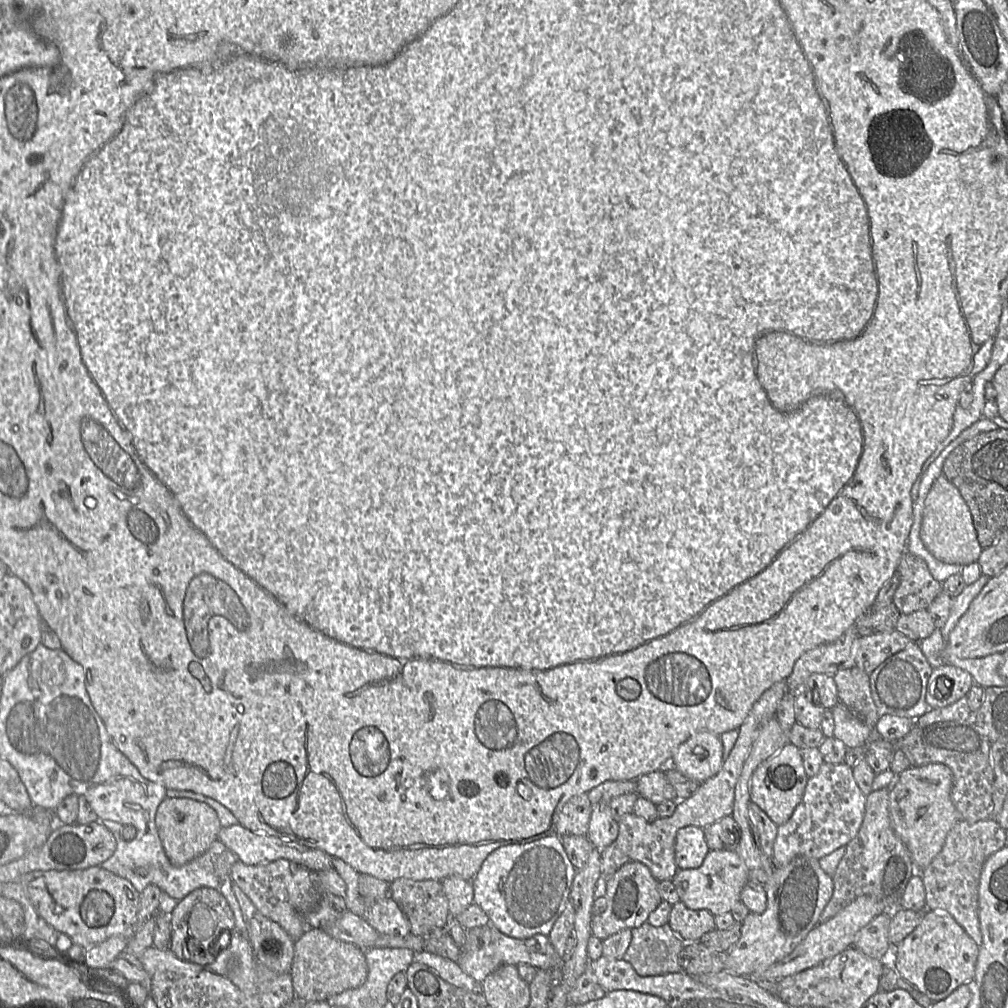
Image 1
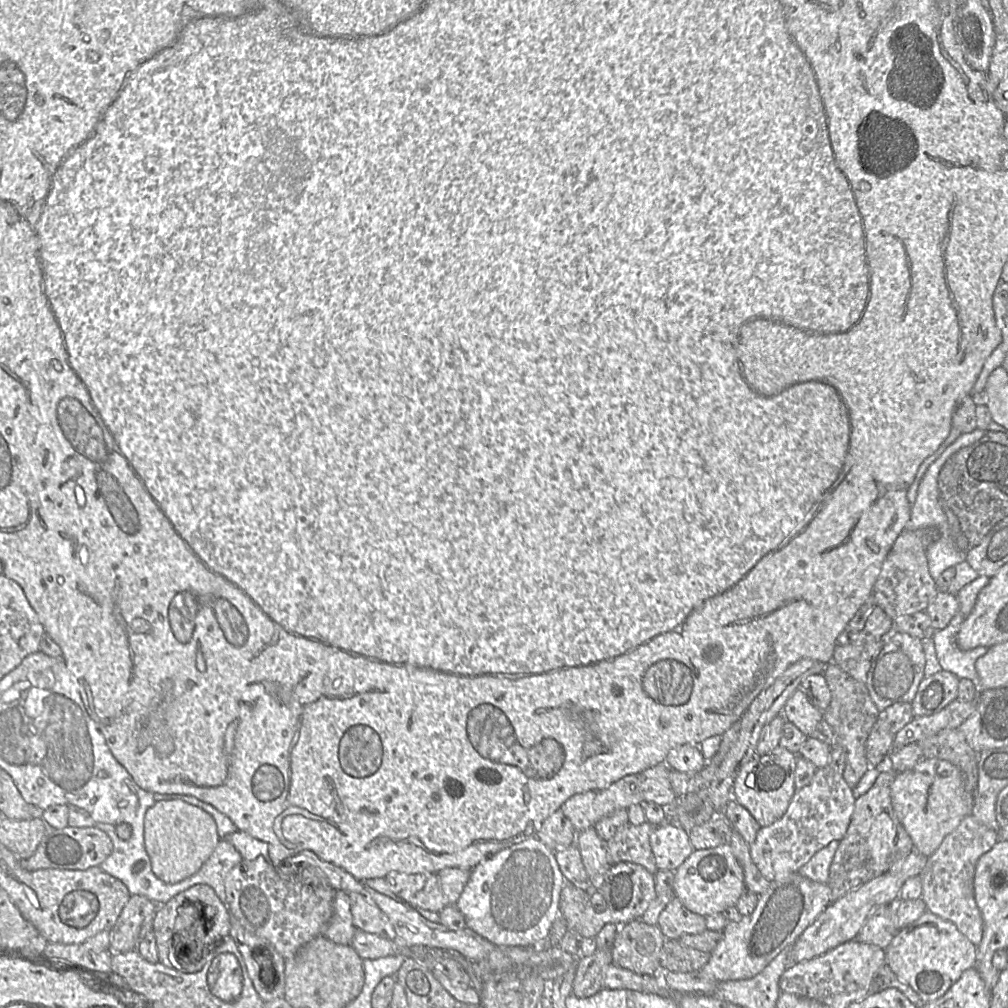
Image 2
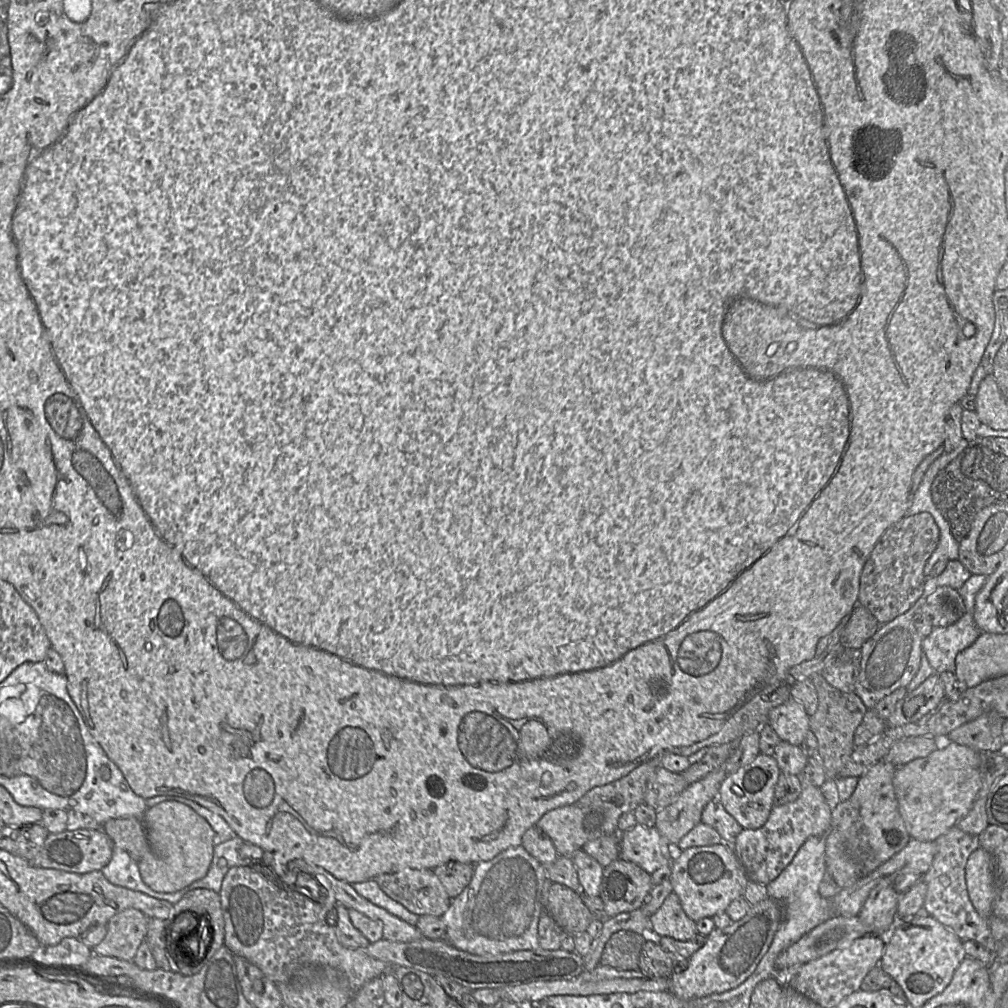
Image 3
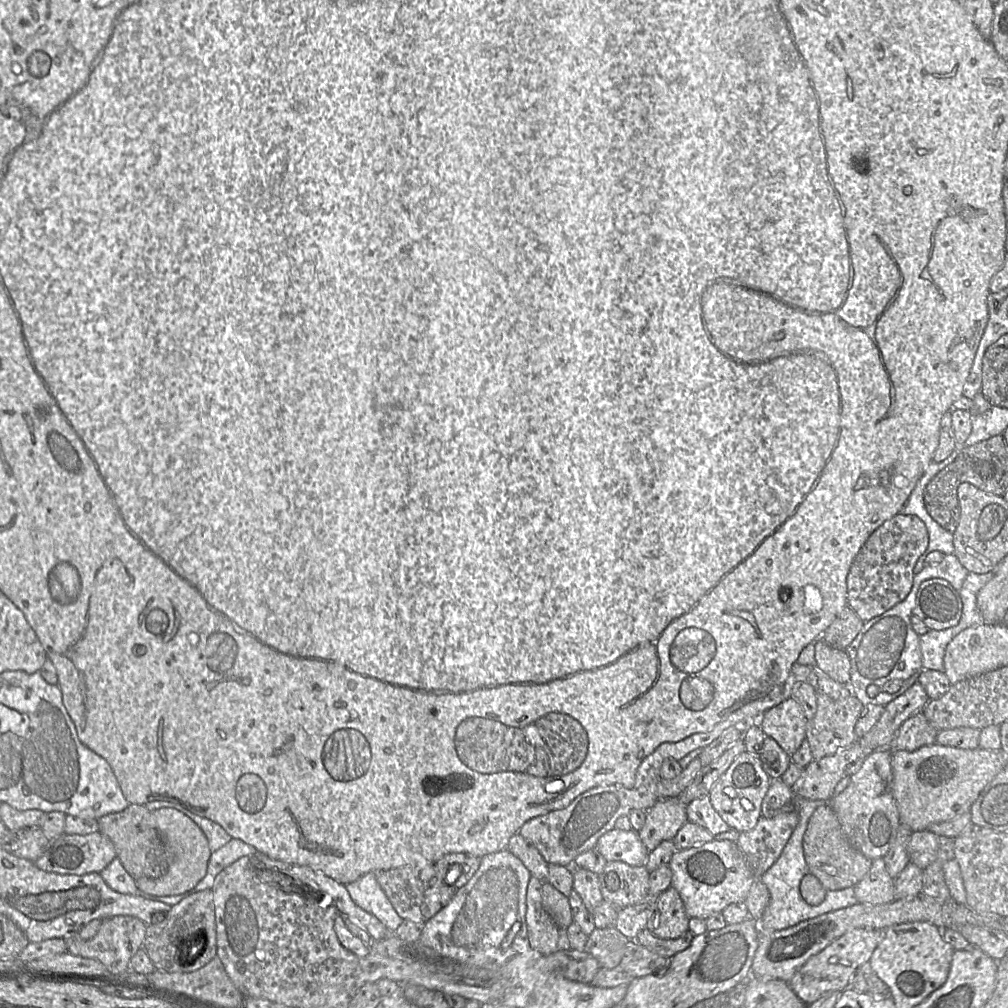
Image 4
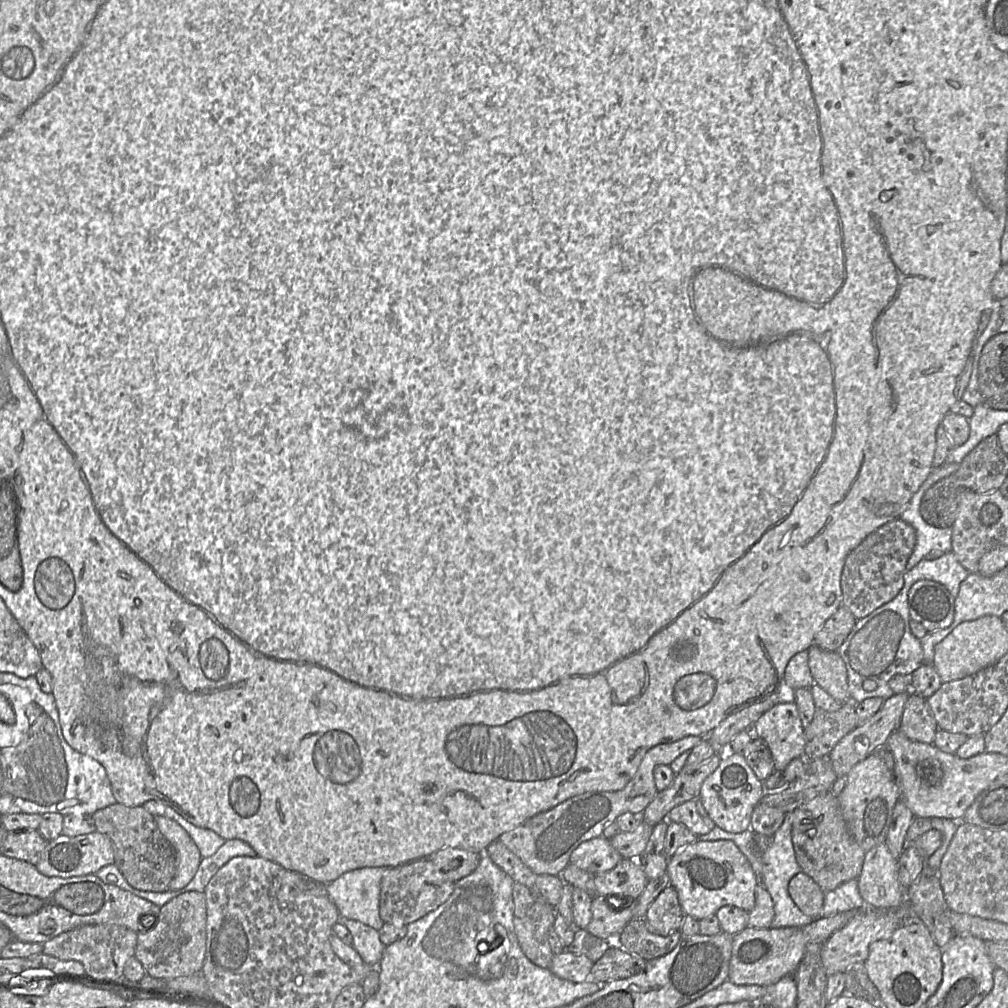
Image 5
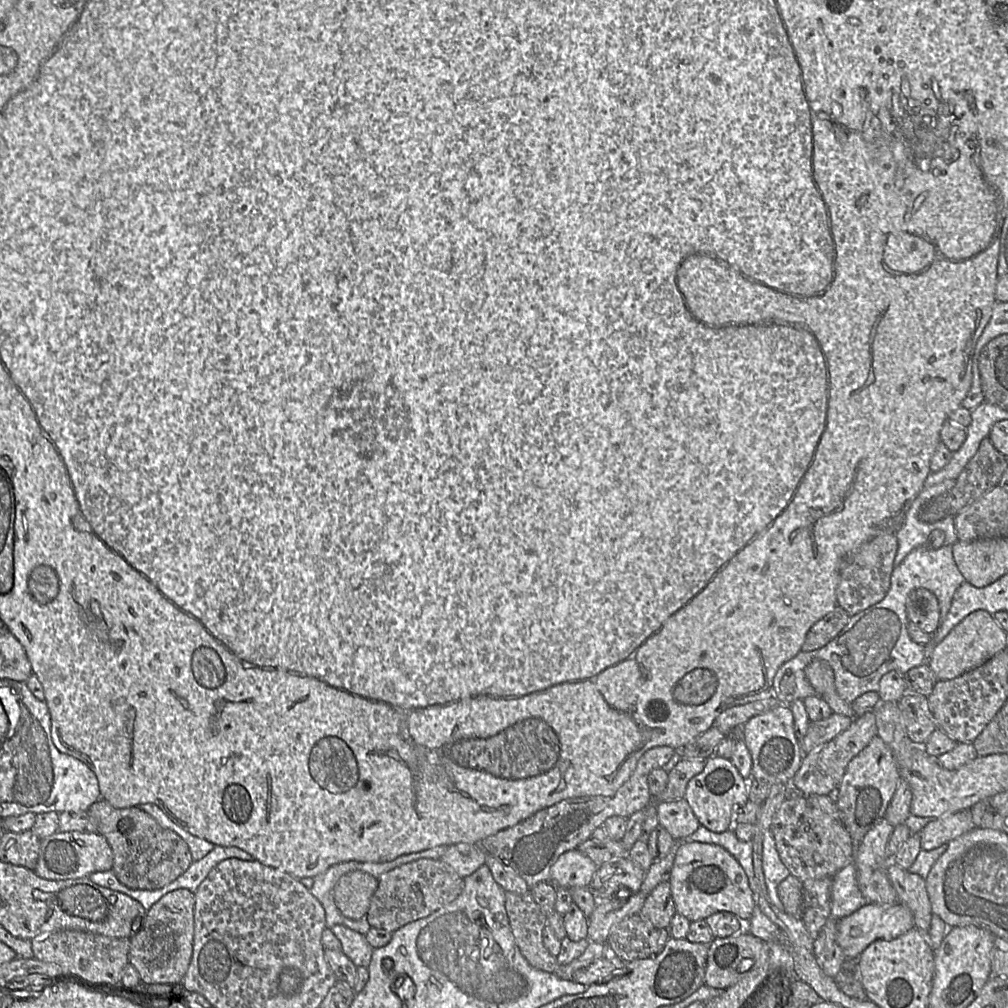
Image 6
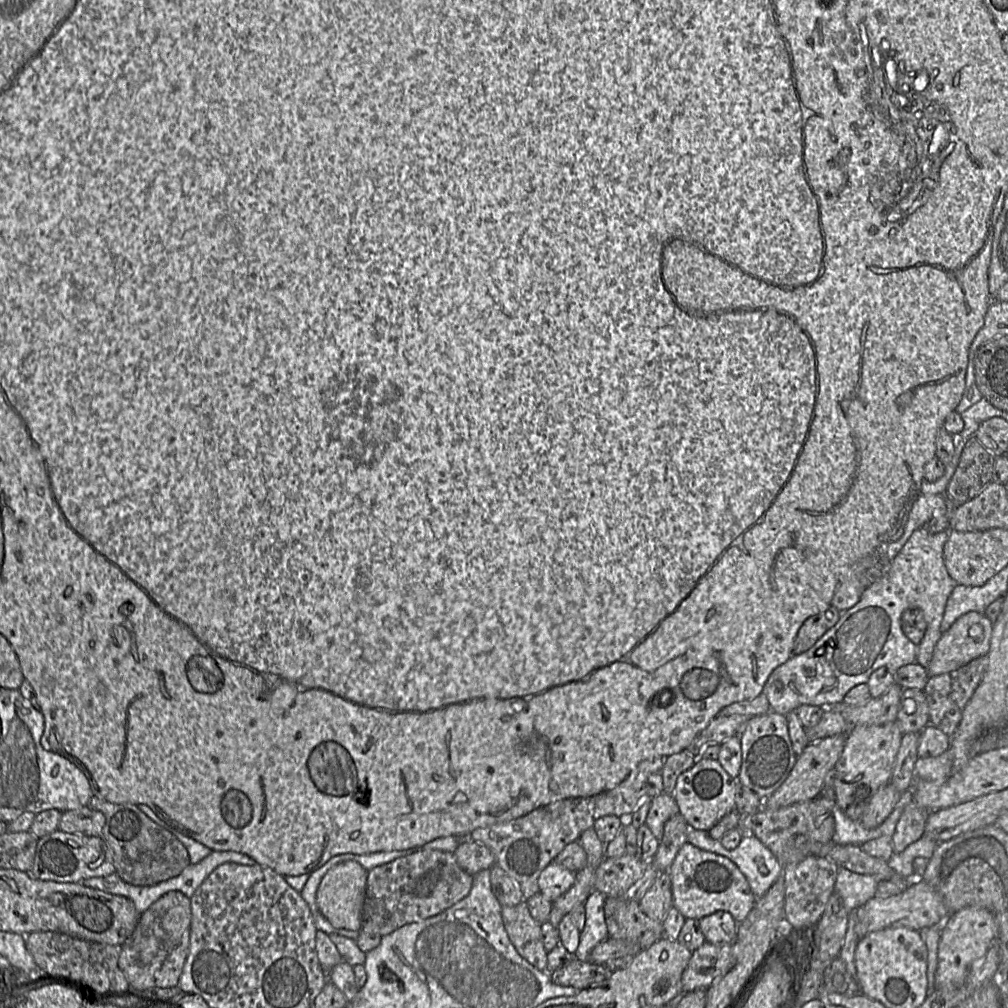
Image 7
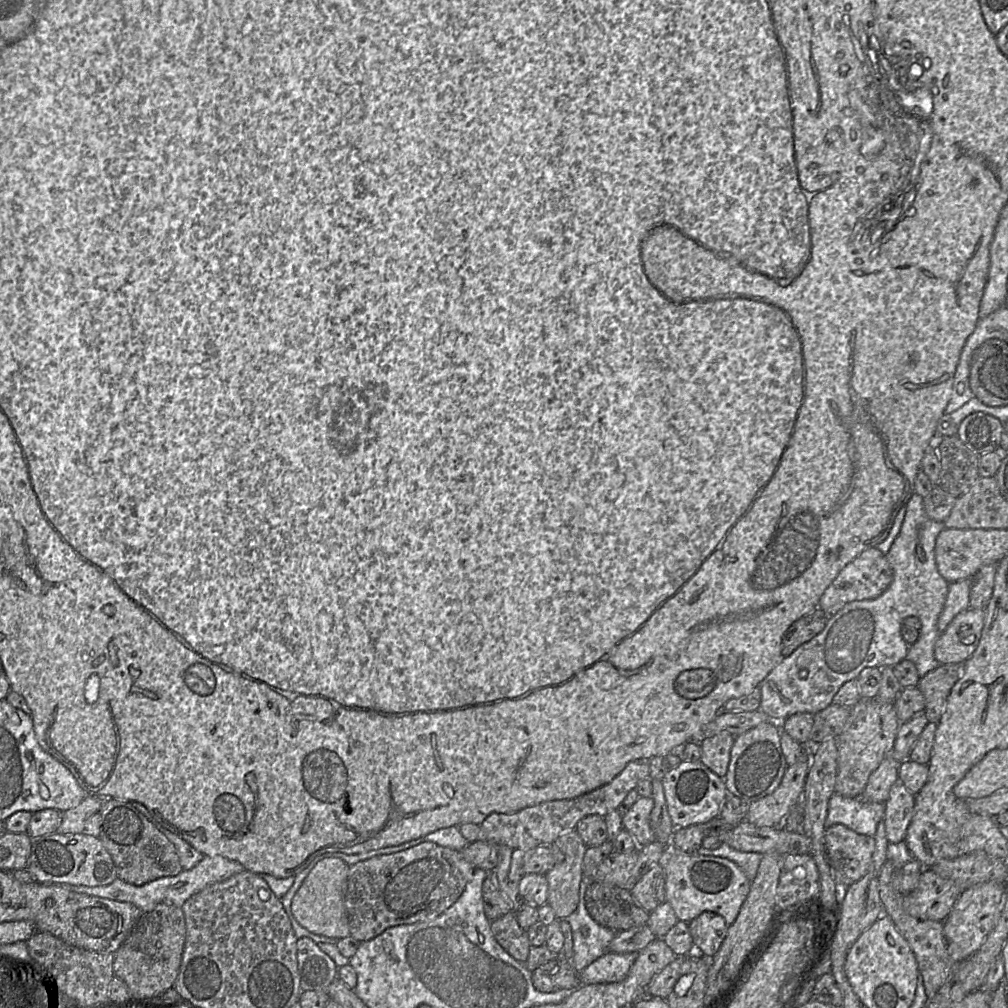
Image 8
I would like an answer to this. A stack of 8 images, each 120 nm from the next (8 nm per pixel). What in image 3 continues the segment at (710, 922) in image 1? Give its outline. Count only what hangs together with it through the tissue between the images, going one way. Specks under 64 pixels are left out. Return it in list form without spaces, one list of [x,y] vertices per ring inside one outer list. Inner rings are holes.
[[[675,892],[650,917],[650,934],[655,938],[671,937],[688,941],[697,934],[697,922],[687,916]]]

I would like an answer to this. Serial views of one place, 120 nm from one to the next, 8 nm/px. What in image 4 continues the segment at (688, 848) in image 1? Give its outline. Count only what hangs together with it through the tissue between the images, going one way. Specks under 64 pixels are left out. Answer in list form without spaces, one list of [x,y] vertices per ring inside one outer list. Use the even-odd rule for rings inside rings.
[[[612,830],[603,834],[595,849],[608,861],[620,861],[632,866],[645,866],[649,850],[634,830]]]

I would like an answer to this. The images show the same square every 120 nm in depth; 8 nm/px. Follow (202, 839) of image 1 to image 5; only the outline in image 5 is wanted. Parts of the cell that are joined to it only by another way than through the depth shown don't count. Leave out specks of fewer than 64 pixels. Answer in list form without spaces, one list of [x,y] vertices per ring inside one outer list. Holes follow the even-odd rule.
[[[155,816],[155,822],[177,853],[177,870],[169,884],[169,891],[187,886],[195,876],[202,856],[189,834],[175,821],[165,816]]]

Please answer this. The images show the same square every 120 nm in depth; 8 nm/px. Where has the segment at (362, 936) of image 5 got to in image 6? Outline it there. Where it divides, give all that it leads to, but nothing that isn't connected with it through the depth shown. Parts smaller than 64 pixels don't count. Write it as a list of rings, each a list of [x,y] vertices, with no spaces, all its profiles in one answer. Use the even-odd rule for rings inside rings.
[[[343,925],[333,926],[331,930],[341,942],[342,952],[356,967],[369,966],[374,948],[369,945],[365,935]]]

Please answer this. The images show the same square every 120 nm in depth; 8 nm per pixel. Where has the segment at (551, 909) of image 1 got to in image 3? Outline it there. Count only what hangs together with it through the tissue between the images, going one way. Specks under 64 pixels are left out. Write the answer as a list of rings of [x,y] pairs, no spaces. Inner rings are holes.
[[[521,845],[508,848],[491,860],[475,864],[471,881],[457,897],[451,899],[448,909],[441,915],[441,919],[446,926],[445,941],[459,950],[476,955],[495,955],[519,950],[537,950],[539,948],[538,922],[541,913],[544,911],[544,886],[548,886],[549,883],[552,882],[547,878],[546,866],[531,856]]]

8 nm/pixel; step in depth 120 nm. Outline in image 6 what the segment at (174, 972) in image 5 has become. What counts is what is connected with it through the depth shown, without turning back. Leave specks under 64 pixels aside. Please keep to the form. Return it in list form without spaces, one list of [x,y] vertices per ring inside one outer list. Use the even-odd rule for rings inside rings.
[[[177,889],[164,895],[145,914],[138,932],[130,938],[129,963],[147,984],[181,984],[191,963],[194,939],[195,893],[188,889]]]

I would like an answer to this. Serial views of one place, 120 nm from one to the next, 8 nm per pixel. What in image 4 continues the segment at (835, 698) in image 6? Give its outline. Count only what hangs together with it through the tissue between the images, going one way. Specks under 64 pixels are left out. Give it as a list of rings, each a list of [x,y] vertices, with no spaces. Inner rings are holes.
[[[822,639],[815,644],[815,668],[831,679],[850,686],[851,664],[845,650],[833,648]]]

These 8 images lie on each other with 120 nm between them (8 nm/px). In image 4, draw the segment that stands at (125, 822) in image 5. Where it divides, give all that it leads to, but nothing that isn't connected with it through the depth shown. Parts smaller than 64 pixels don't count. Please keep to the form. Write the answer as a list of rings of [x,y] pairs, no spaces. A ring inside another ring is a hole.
[[[130,803],[122,811],[99,817],[97,823],[98,831],[112,841],[116,849],[116,857],[135,881],[140,878],[157,879],[167,872],[169,853],[156,827],[152,811],[145,805]]]

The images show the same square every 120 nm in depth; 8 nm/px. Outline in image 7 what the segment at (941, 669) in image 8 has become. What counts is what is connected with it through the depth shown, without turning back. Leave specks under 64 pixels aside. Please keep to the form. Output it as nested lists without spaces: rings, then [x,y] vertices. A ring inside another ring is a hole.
[[[985,655],[970,661],[957,670],[929,677],[923,692],[927,698],[930,723],[933,726],[942,730],[948,736],[951,736],[955,732],[961,721],[962,712],[966,704],[981,682],[987,664],[988,658]]]

